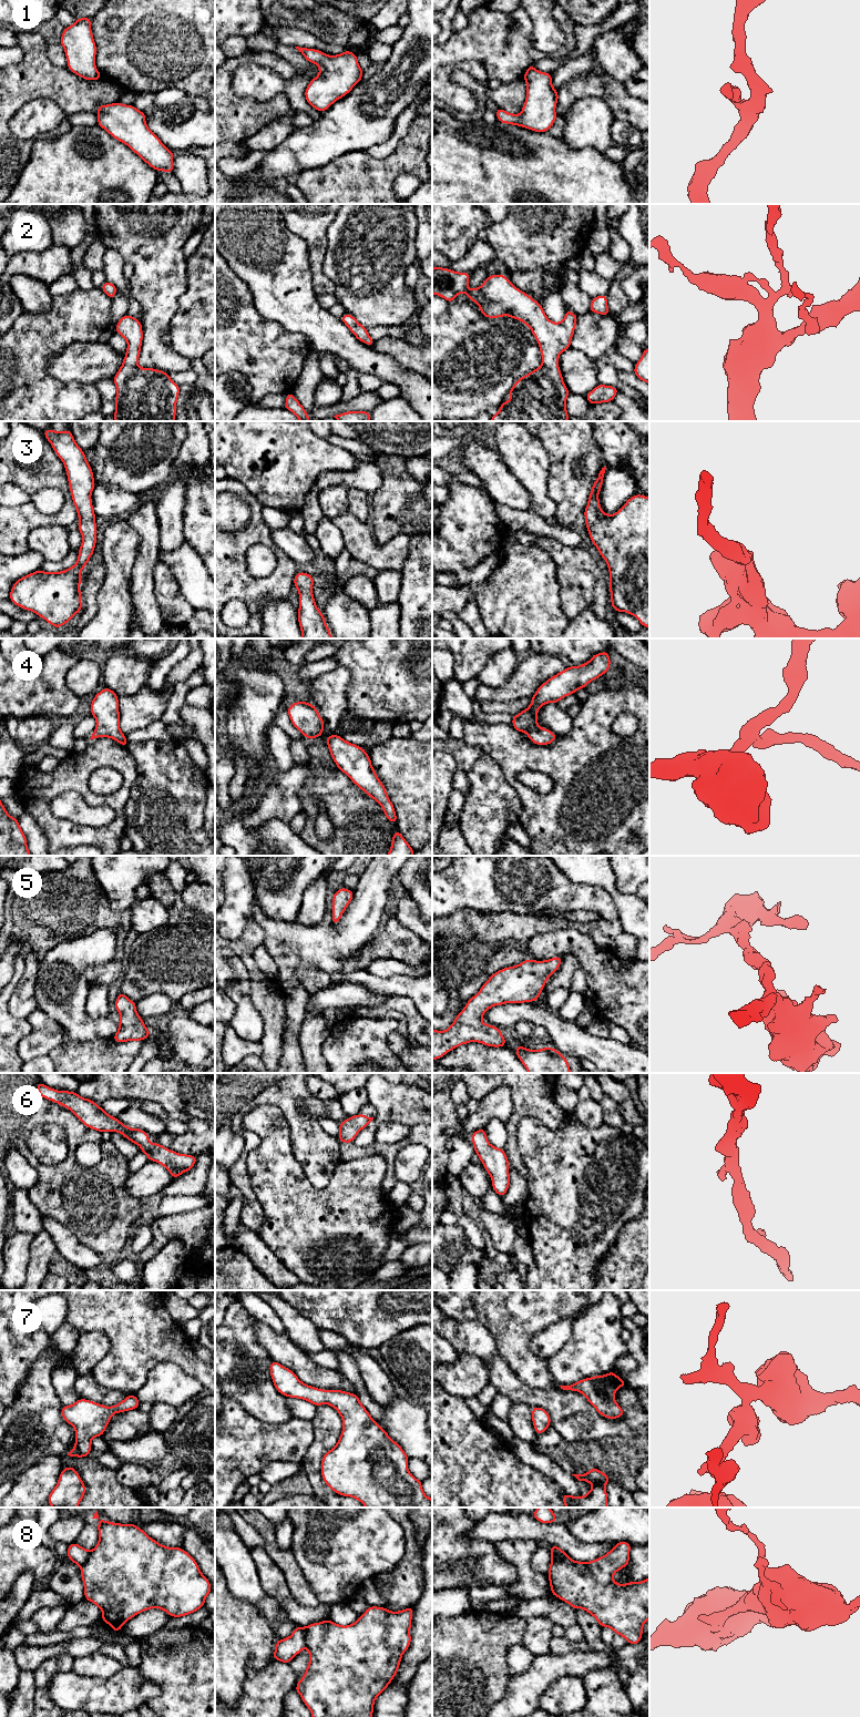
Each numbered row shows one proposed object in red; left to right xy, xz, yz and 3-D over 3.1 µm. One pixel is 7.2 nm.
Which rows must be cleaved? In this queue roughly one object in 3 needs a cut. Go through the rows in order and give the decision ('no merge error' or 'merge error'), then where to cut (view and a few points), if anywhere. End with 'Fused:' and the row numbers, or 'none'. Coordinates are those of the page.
1: no merge error; no cut
2: no merge error; no cut
3: no merge error; no cut
4: no merge error; no cut
5: no merge error; no cut
6: no merge error; no cut
7: no merge error; no cut
8: no merge error; no cut
Fused: none

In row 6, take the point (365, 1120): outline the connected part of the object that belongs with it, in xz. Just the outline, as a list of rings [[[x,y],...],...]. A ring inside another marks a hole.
[[[362,1113],[349,1116],[346,1121],[339,1124],[339,1137],[341,1143],[352,1143],[358,1133],[367,1127],[373,1117],[368,1117]]]

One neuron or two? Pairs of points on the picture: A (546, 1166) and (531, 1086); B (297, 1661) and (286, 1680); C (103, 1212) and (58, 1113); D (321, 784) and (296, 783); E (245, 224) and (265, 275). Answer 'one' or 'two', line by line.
A: two
B: two
C: one
D: two
E: one

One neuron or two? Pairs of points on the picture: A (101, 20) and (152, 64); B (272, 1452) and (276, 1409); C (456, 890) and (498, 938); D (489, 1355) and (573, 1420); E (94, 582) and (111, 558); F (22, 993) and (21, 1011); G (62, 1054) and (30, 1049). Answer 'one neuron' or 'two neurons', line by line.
A: one neuron
B: two neurons
C: two neurons
D: one neuron
E: two neurons
F: one neuron
G: two neurons

